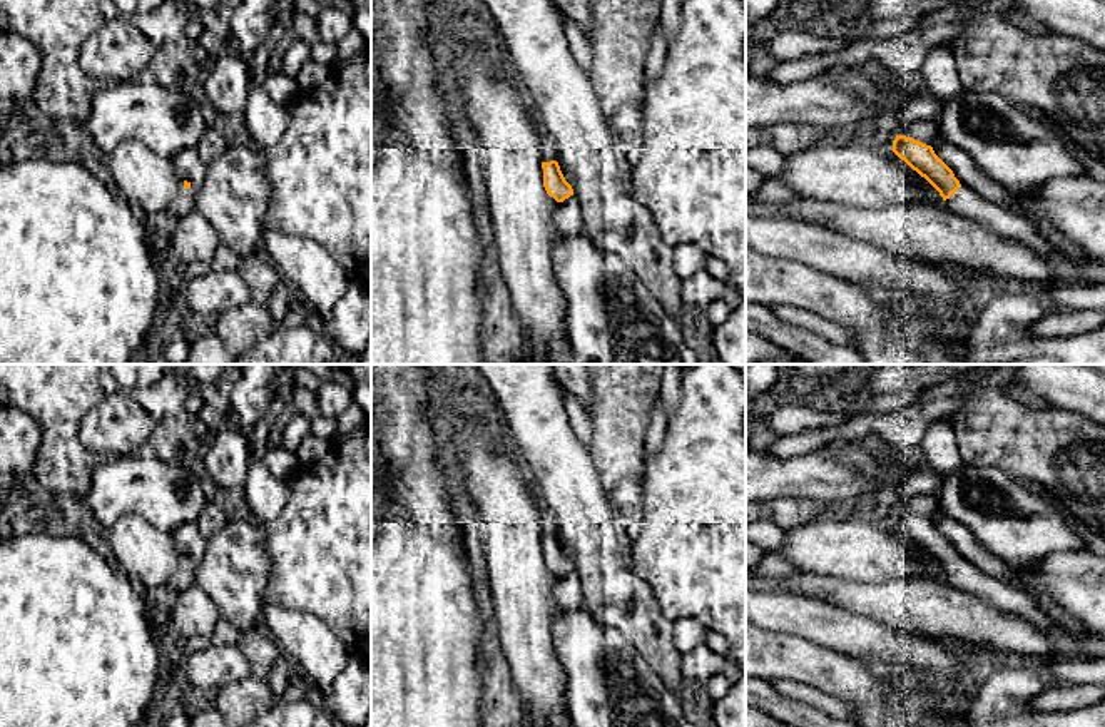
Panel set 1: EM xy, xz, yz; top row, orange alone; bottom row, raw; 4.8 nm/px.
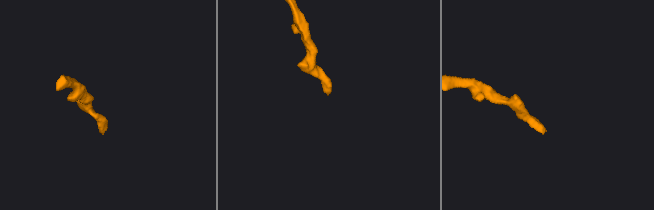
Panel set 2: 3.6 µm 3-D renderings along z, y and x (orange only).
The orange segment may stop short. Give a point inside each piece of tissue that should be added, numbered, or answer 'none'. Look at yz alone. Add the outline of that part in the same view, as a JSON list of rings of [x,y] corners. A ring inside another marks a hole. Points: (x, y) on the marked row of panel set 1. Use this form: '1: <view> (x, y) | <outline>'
1: yz (967, 203) | [[[963,184],[945,201],[945,207],[1041,256],[1048,262],[1055,282],[1105,284],[1103,264],[1063,254],[1040,236],[1028,219],[993,204]]]

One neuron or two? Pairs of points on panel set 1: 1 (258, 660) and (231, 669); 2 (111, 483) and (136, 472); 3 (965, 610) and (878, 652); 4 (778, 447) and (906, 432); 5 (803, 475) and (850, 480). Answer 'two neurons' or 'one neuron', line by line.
1: two neurons
2: one neuron
3: two neurons
4: one neuron
5: one neuron

